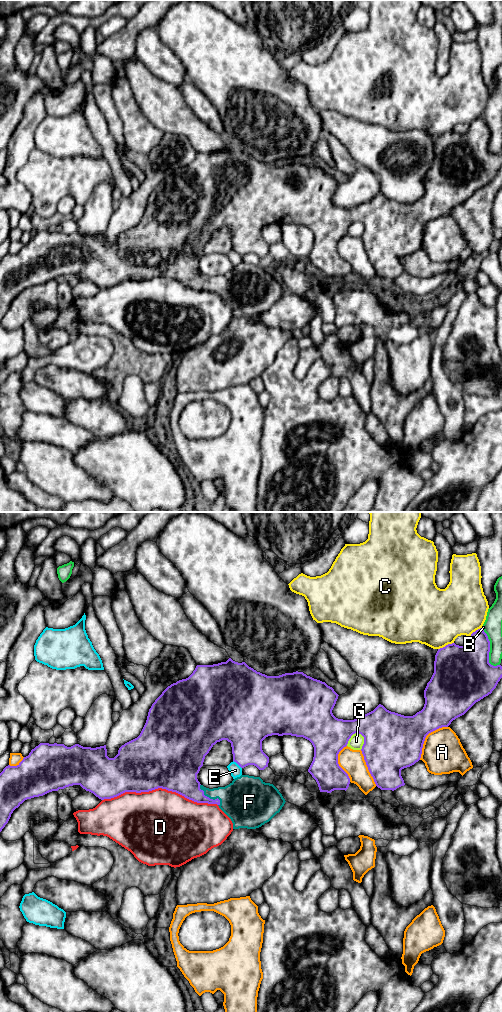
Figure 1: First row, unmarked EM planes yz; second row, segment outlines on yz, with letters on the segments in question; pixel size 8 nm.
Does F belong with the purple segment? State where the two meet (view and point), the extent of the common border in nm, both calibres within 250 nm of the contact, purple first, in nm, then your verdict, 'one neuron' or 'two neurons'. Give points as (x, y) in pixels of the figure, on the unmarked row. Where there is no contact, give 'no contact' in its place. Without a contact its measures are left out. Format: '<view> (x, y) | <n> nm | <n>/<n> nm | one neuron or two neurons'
yz (208, 285) | 240 nm | 220/320 nm | one neuron

